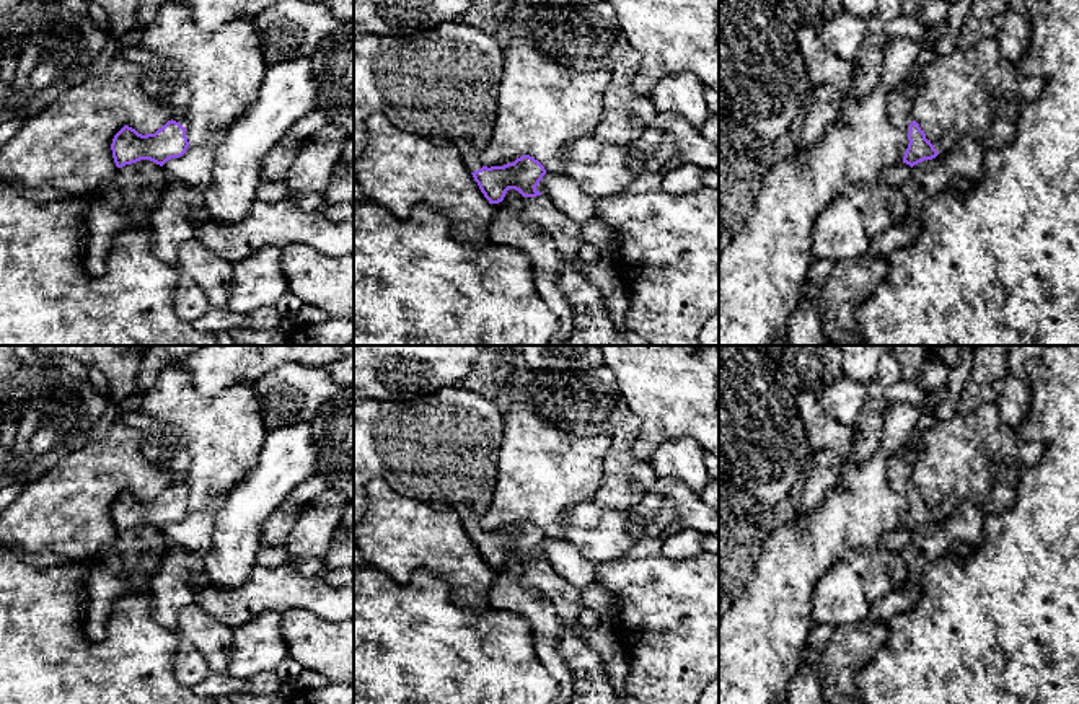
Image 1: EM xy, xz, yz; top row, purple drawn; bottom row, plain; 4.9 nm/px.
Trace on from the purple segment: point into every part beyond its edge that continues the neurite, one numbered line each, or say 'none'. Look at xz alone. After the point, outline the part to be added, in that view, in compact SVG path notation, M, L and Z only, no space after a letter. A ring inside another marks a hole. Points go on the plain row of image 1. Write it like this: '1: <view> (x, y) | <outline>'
1: xz (442, 450) | M466 386L442 388L409 403L354 403L354 525L367 508L367 484L383 479L435 510L458 513L471 538L481 535L479 521L492 500L504 432L504 411Z
2: xz (566, 600) | M544 561L522 564L523 585L546 595L562 624L579 621L582 590L562 580Z

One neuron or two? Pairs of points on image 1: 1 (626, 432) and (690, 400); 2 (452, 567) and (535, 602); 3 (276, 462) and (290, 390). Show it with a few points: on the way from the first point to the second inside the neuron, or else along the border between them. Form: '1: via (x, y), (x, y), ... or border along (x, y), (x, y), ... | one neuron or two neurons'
1: border along (621, 391), (641, 419), (633, 453), (642, 463) | two neurons
2: border along (489, 569), (486, 589) | two neurons
3: border along (308, 421), (286, 424), (268, 432) | two neurons

